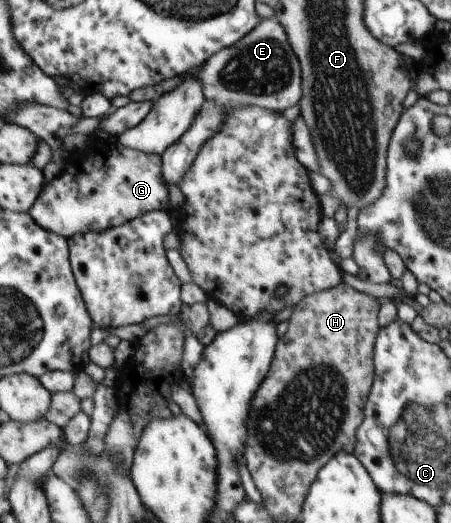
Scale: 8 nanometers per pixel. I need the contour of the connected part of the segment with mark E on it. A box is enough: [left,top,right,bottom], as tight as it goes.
[193,18,302,113]

